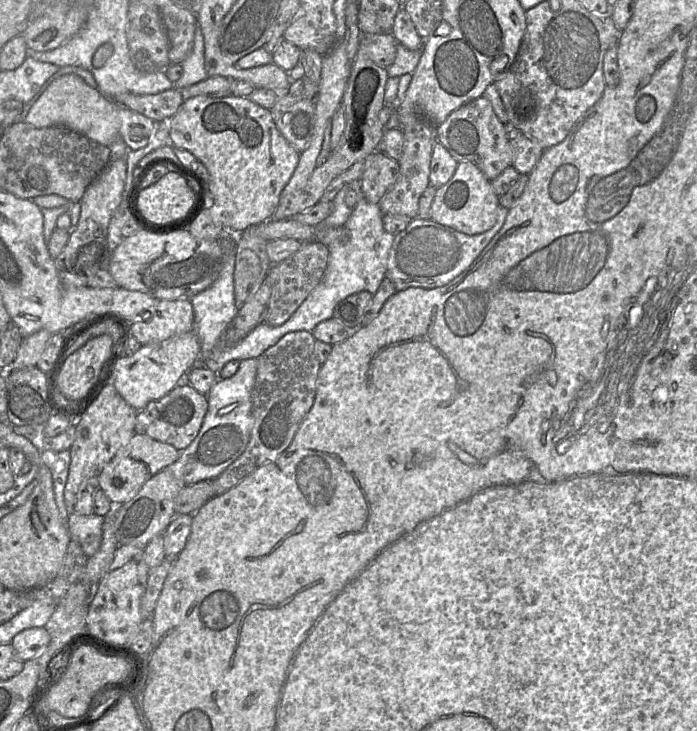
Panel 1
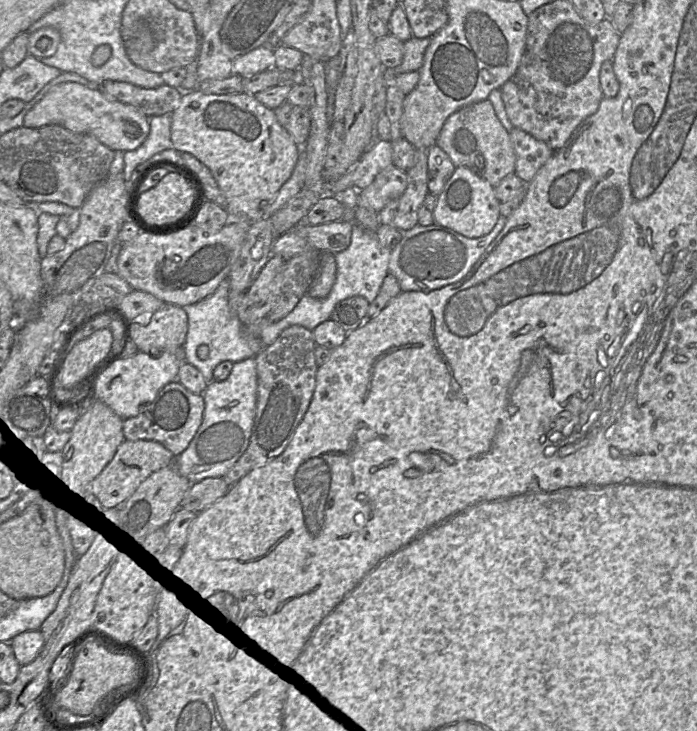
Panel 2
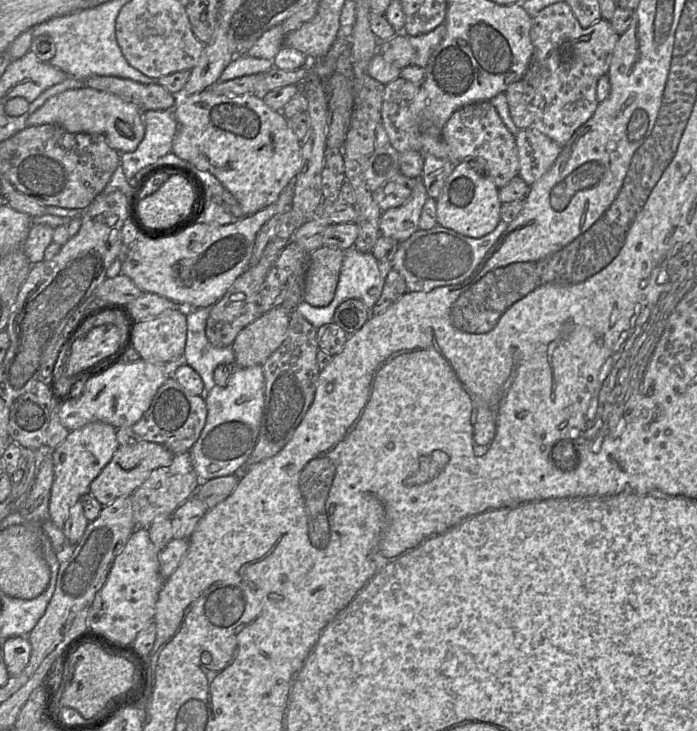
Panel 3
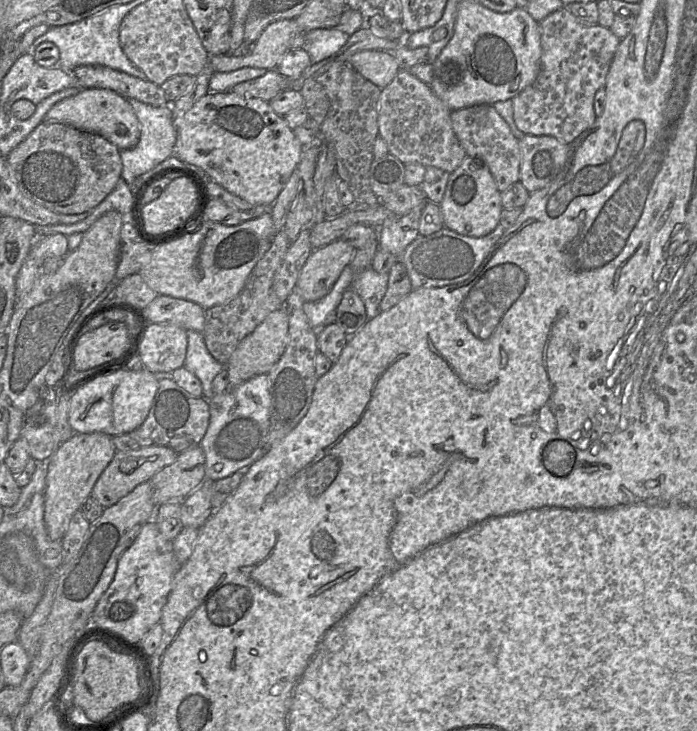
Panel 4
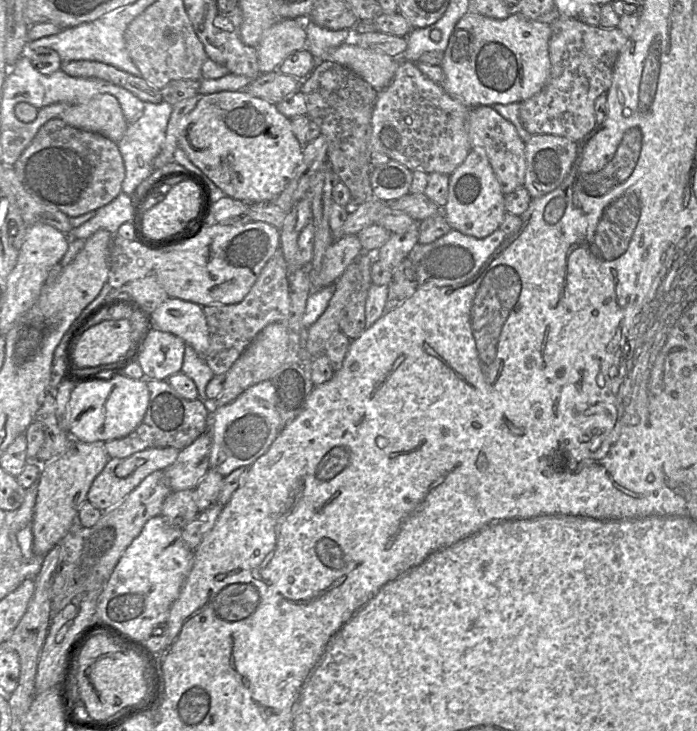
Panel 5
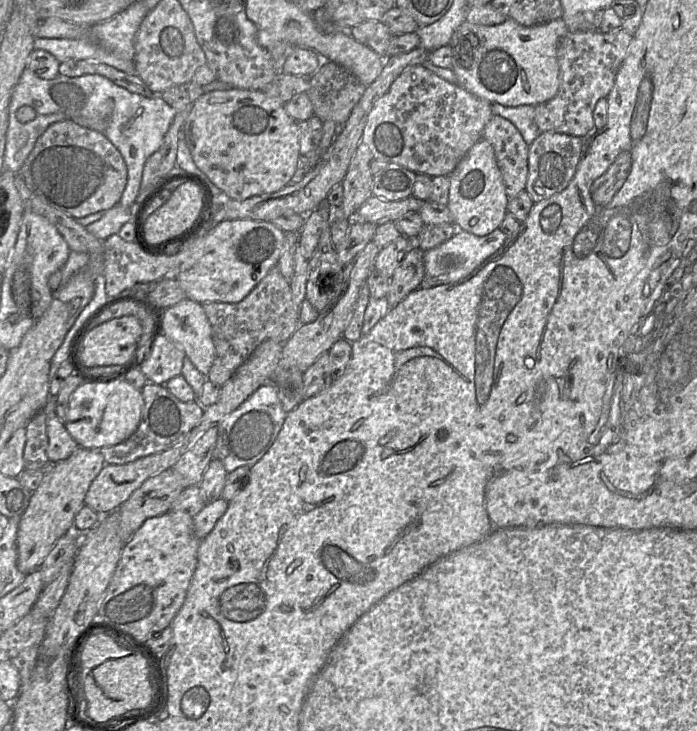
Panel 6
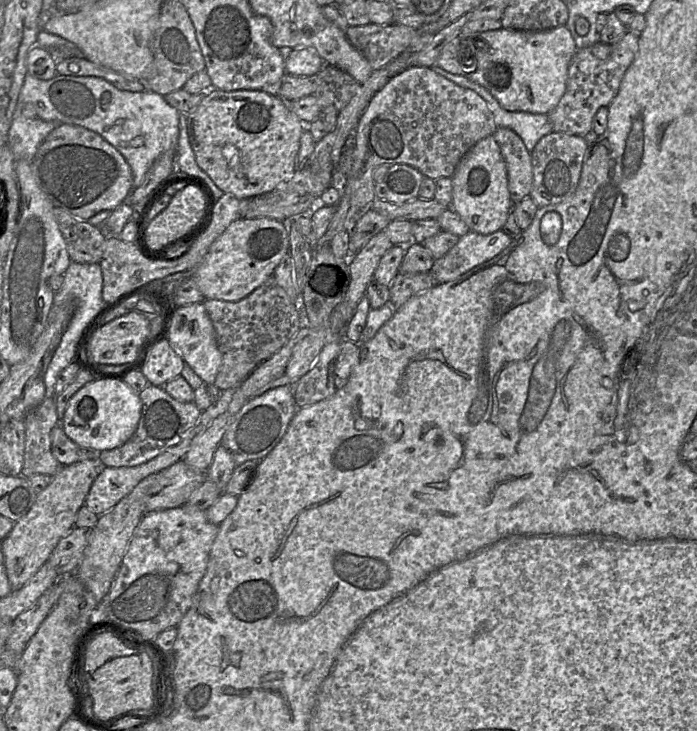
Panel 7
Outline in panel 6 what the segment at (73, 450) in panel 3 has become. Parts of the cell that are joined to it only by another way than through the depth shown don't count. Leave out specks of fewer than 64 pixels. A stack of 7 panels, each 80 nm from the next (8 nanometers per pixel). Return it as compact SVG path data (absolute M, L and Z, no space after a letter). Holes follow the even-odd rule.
M78 449L67 459L51 464L40 486L33 492L29 506L20 516L18 525L17 568L25 575L39 569L57 540L74 531L74 519L85 505L84 498L92 481L105 465L99 450Z

